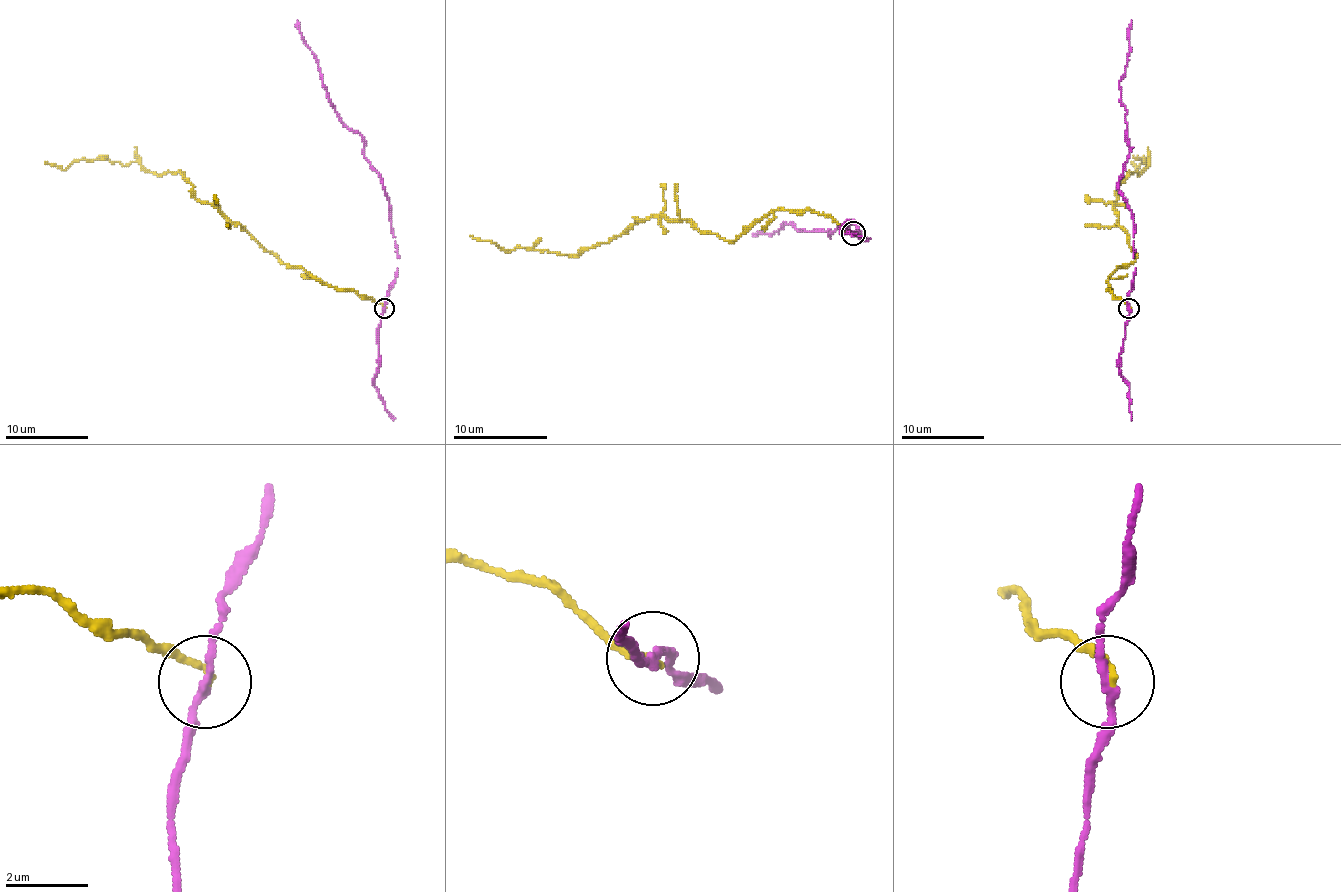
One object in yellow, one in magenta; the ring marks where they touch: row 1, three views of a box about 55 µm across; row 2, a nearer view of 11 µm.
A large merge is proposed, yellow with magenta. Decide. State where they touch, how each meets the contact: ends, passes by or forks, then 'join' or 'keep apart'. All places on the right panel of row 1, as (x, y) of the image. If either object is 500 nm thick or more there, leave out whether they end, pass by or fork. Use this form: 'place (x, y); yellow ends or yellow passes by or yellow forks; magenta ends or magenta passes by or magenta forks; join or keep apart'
place (1128, 308); yellow ends; magenta passes by; keep apart

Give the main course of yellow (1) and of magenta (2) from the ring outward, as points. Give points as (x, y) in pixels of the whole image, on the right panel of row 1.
1: (1129, 307), (1108, 280), (1135, 260), (1114, 205), (1116, 187), (1148, 166), (1144, 157), (1135, 170), (1131, 162)
2: (1129, 307), (1127, 293), (1135, 270), (1133, 214), (1119, 189), (1129, 155), (1119, 82), (1131, 20)

